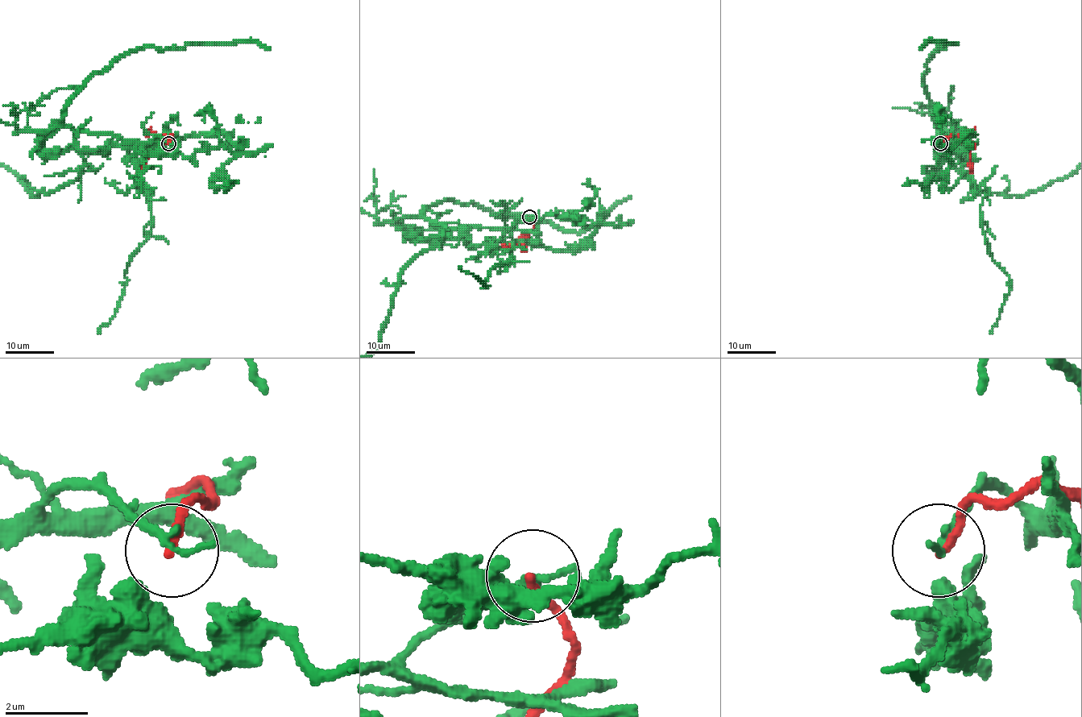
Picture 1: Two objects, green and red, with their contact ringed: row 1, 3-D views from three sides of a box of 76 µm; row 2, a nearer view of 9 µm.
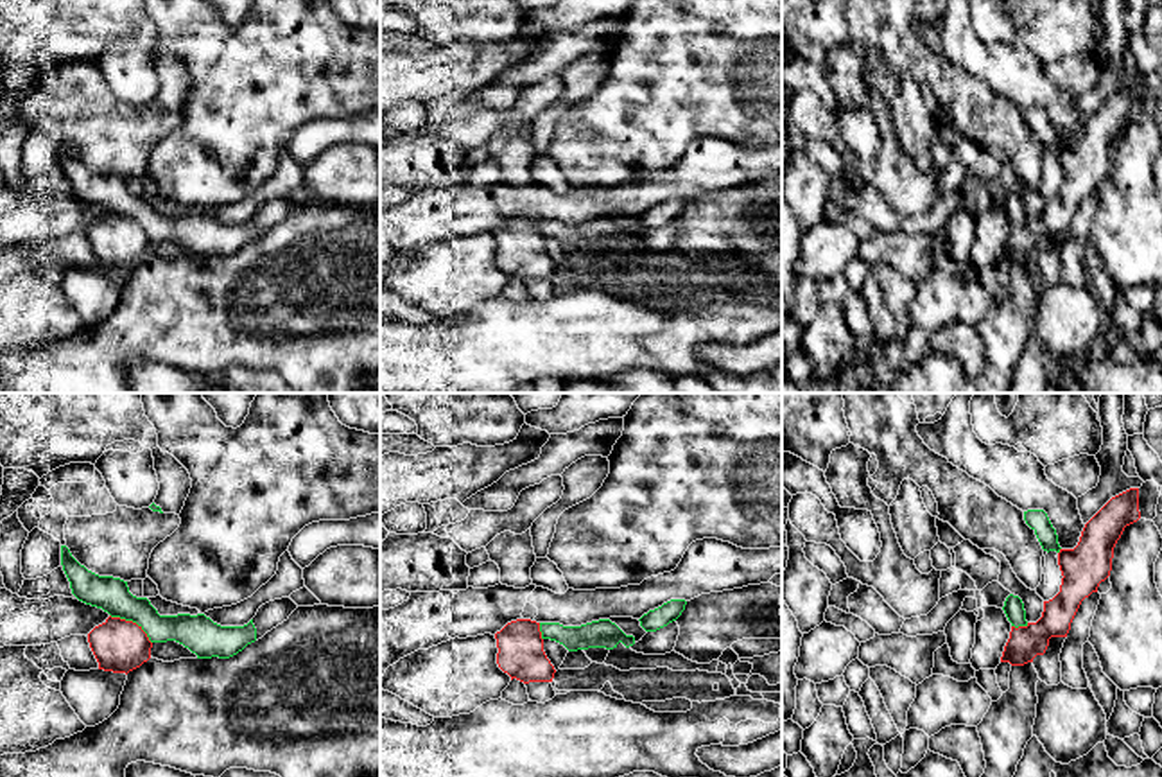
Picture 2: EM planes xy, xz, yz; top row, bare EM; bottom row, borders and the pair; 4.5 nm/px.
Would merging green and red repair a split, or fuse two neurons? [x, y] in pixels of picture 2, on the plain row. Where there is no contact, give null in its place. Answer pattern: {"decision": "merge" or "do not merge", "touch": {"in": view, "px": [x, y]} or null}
{"decision": "do not merge", "touch": {"in": "xy", "px": [133, 219]}}

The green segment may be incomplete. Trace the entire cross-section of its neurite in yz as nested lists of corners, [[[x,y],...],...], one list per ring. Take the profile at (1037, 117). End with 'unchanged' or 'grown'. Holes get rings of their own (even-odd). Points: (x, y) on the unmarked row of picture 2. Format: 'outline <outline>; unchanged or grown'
outline [[[1044,108],[1024,109],[1026,122],[1035,129],[1044,149],[1060,151],[1058,133]]]; unchanged

